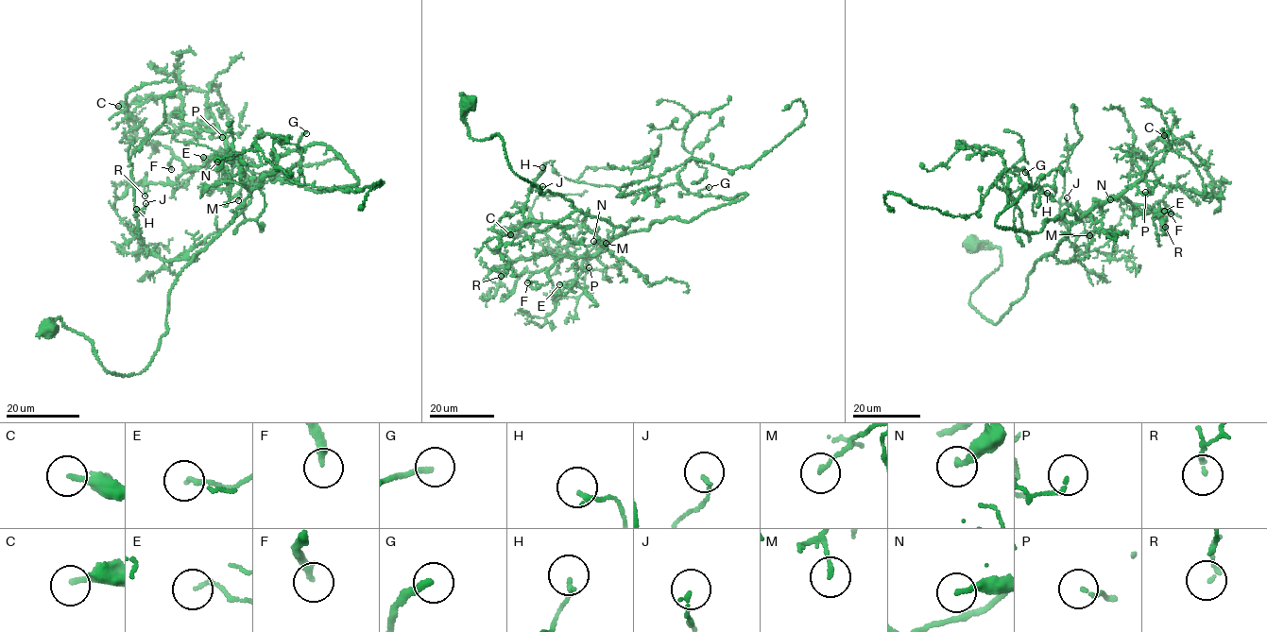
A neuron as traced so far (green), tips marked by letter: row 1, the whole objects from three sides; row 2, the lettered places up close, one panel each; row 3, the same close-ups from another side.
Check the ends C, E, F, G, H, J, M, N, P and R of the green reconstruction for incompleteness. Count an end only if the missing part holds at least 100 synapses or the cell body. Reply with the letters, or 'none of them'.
G

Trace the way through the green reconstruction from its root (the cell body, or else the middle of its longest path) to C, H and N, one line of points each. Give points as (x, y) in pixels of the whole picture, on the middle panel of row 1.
C: (467, 102), (470, 137), (501, 137), (515, 175), (626, 229), (592, 255), (559, 260), (536, 240), (510, 234)
H: (467, 102), (470, 137), (497, 134), (515, 175), (572, 202), (575, 210), (561, 220), (524, 217), (542, 167)
N: (467, 102), (470, 137), (501, 137), (515, 175), (626, 229), (589, 256), (593, 241)

